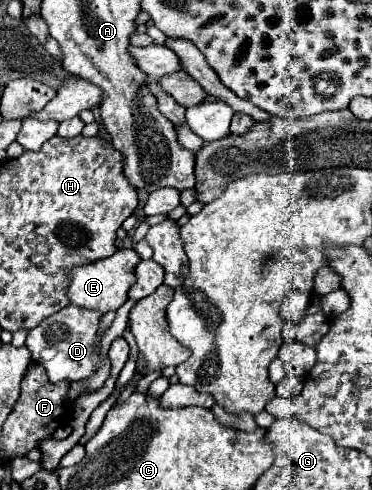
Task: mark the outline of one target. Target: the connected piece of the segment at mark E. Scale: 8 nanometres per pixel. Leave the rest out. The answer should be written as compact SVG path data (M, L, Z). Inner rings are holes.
M119 248L109 258L73 268L73 272L71 272L73 278L71 278L71 286L69 286L71 304L81 306L81 308L93 308L93 310L99 310L101 314L107 314L109 310L117 310L127 300L127 292L135 282L133 270L139 262L141 262L141 258L133 248Z

